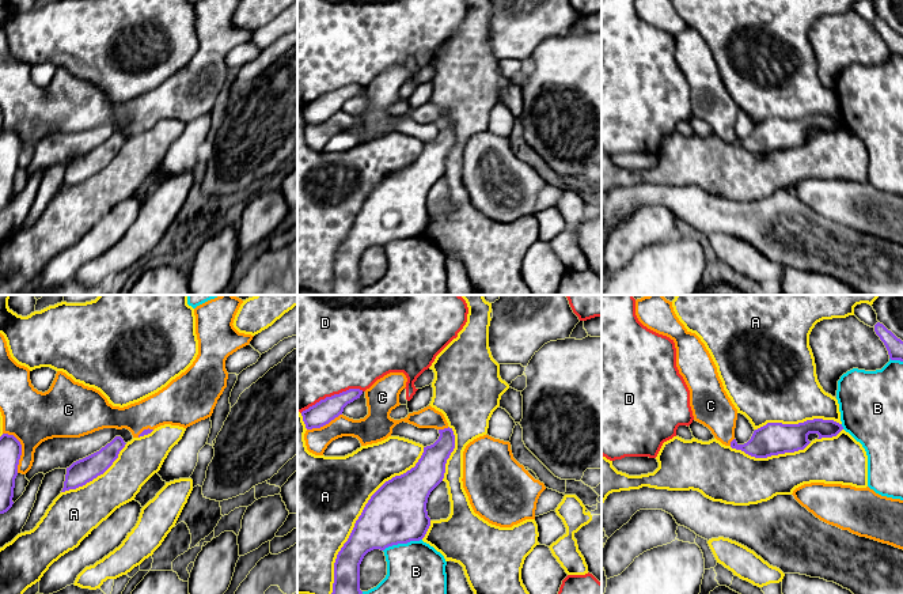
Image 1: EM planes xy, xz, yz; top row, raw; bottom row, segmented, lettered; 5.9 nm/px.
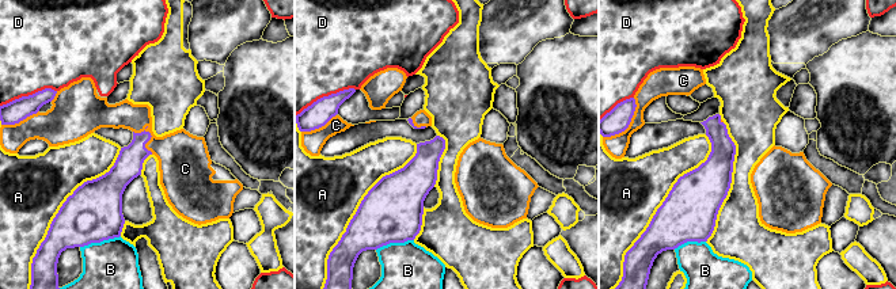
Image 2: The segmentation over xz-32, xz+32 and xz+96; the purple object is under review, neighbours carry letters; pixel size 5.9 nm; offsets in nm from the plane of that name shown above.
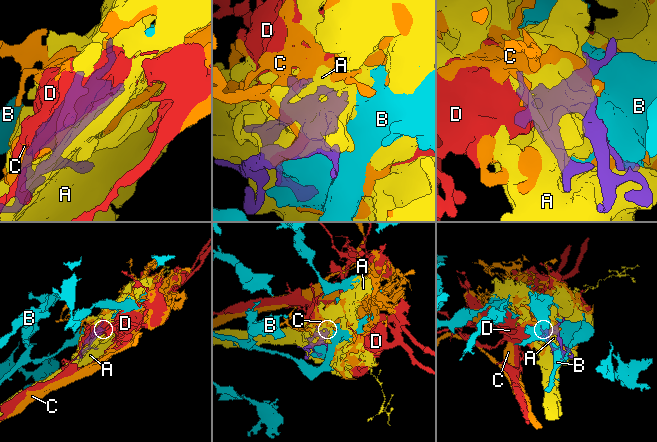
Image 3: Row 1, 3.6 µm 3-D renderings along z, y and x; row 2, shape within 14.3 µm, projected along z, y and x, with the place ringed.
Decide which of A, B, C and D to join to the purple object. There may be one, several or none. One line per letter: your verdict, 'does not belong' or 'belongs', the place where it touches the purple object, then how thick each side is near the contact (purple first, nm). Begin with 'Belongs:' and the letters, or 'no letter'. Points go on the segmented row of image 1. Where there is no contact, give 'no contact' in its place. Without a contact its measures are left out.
Belongs: C
A: does not belong; meets purple in xz at (361, 514); 360 nm thick on the purple side, 480 nm on the other
B: does not belong; meets purple in xz at (402, 543); 360 nm thick on the purple side, 300 nm on the other
C: belongs; meets purple in xy at (21, 449); 130 nm thick on the purple side, 320 nm on the other
D: does not belong; meets purple in xz at (332, 396); 140 nm thick on the purple side, 500 nm on the other

